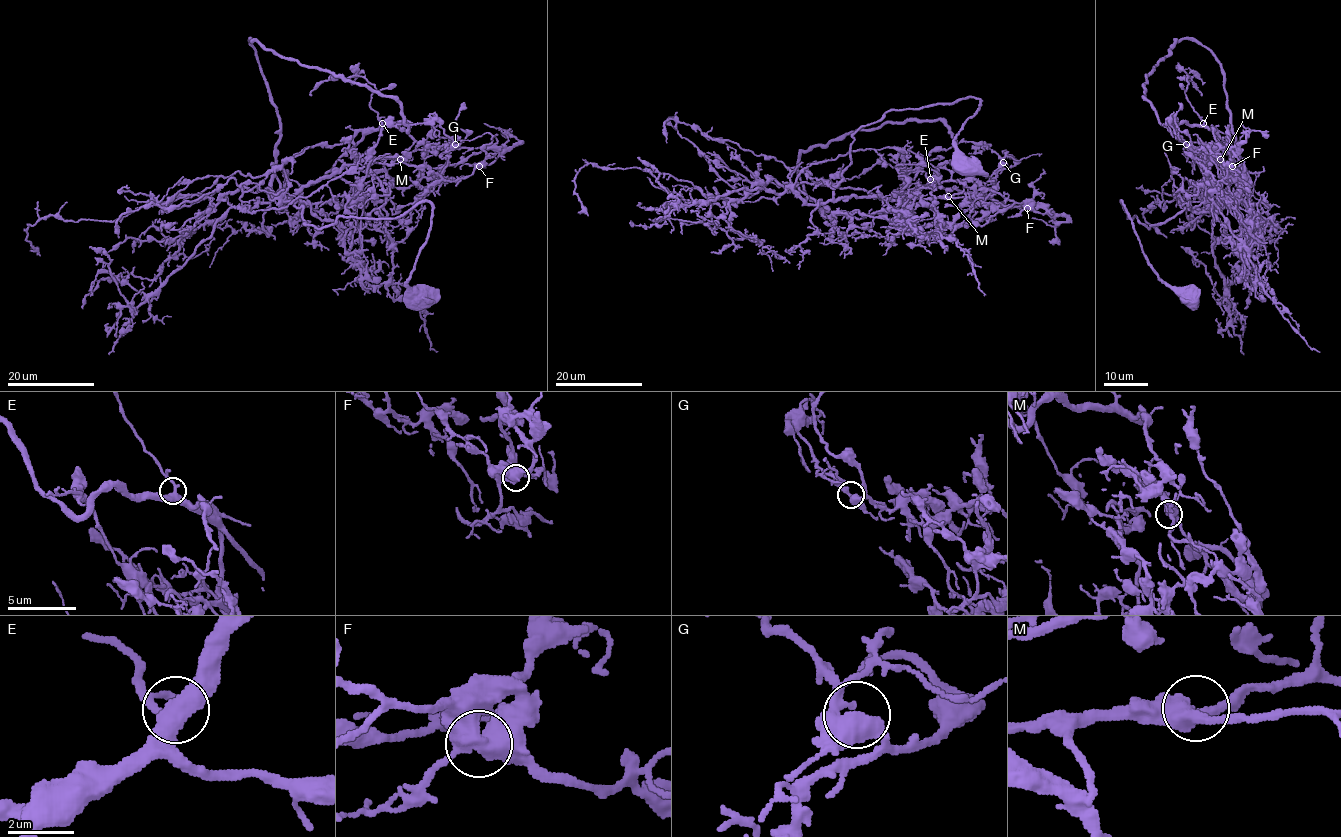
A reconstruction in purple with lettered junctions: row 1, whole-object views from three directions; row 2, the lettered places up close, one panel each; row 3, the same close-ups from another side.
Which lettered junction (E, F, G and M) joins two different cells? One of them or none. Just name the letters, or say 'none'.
none

